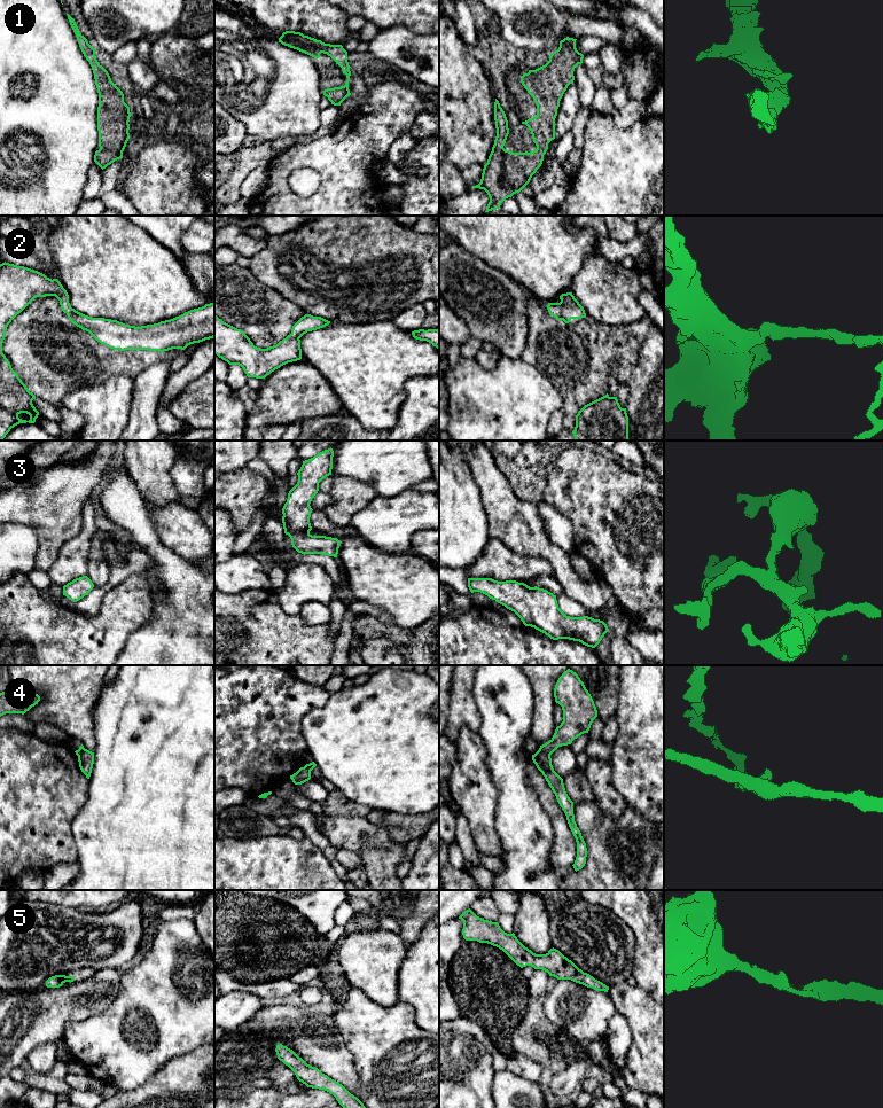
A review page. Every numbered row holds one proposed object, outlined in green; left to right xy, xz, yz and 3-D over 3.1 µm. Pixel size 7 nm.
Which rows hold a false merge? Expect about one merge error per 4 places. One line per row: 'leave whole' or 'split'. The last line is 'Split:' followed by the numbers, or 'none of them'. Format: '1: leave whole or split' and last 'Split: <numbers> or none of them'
1: leave whole
2: leave whole
3: leave whole
4: split
5: leave whole
Split: 4

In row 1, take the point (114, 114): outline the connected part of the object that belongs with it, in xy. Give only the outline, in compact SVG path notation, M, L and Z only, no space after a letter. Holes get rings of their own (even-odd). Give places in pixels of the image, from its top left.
M69 14L67 15L79 47L94 73L99 93L97 131L100 147L95 151L94 162L103 170L115 161L123 158L123 151L130 139L130 107L124 102L123 92L111 81L108 71L97 62L96 49L79 32L73 18Z

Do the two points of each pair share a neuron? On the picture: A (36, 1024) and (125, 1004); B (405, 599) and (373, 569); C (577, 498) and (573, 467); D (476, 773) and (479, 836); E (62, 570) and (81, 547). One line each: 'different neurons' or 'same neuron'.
A: different neurons
B: same neuron
C: same neuron
D: same neuron
E: same neuron

